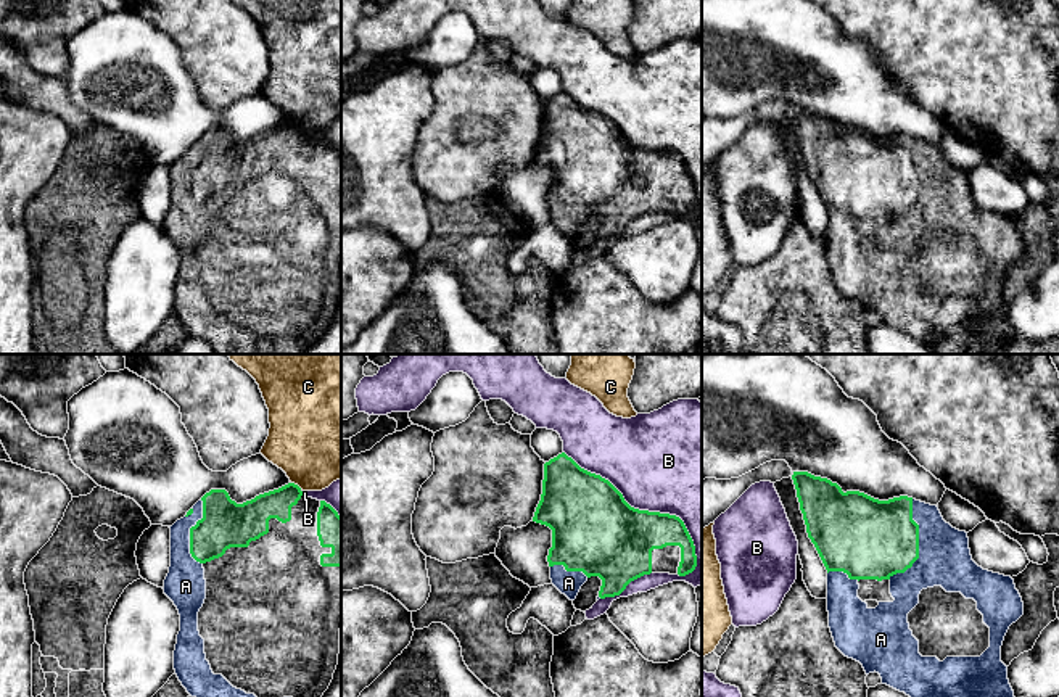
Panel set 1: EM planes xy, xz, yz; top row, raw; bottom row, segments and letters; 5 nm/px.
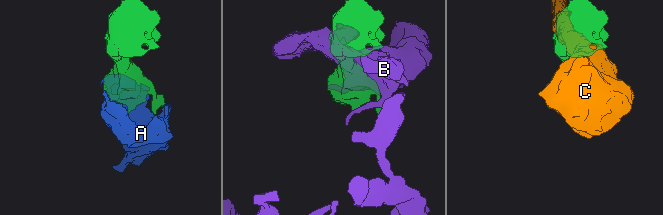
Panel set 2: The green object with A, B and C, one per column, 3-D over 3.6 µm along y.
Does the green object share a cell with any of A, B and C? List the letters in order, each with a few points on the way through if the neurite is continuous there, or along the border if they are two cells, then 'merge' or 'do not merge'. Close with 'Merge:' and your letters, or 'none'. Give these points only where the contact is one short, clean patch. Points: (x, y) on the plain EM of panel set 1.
A: merge
B: do not merge
C: do not merge
Merge: A

